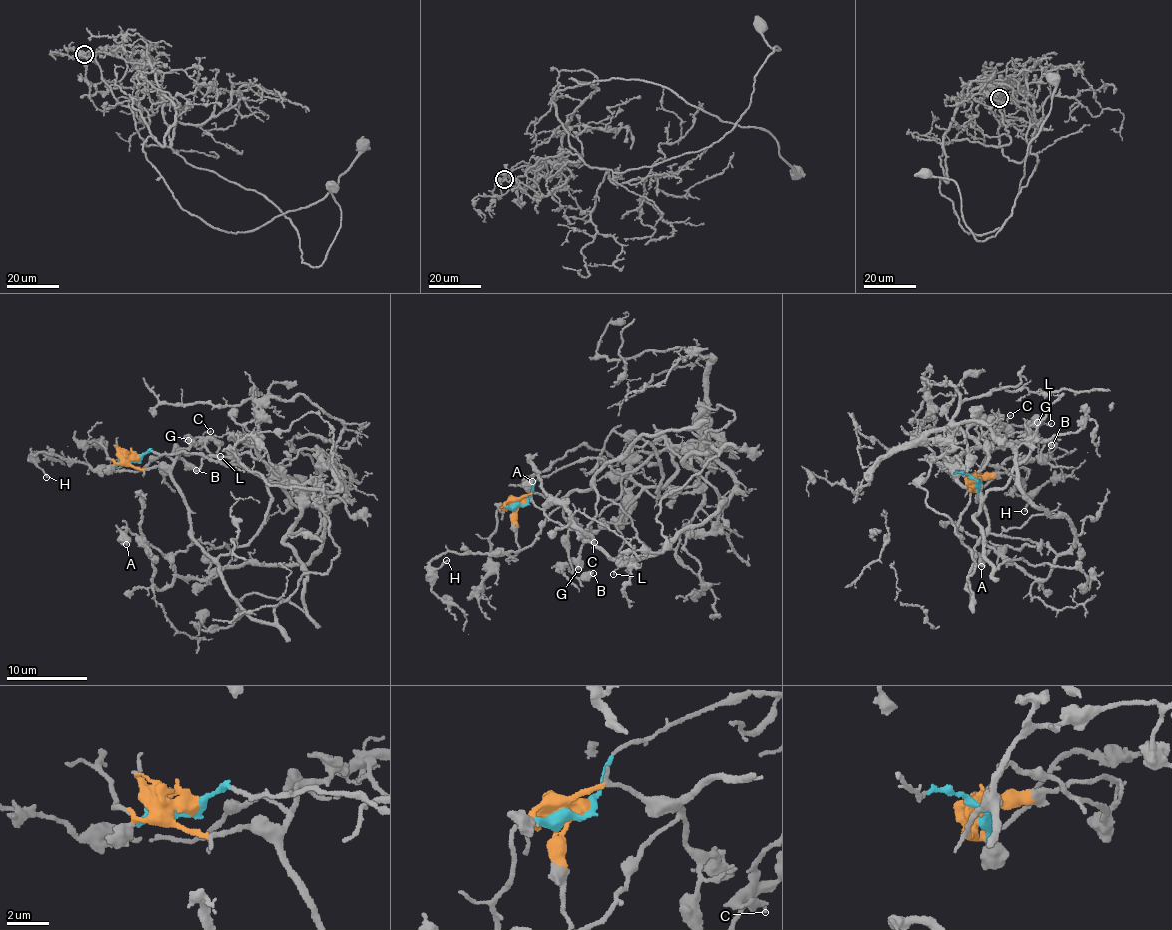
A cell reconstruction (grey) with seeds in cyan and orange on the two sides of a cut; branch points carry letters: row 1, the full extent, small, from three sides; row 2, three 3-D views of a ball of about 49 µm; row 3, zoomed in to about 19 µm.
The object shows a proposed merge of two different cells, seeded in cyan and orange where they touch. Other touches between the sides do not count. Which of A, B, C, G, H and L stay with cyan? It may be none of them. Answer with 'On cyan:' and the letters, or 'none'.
On cyan: C, G, L

